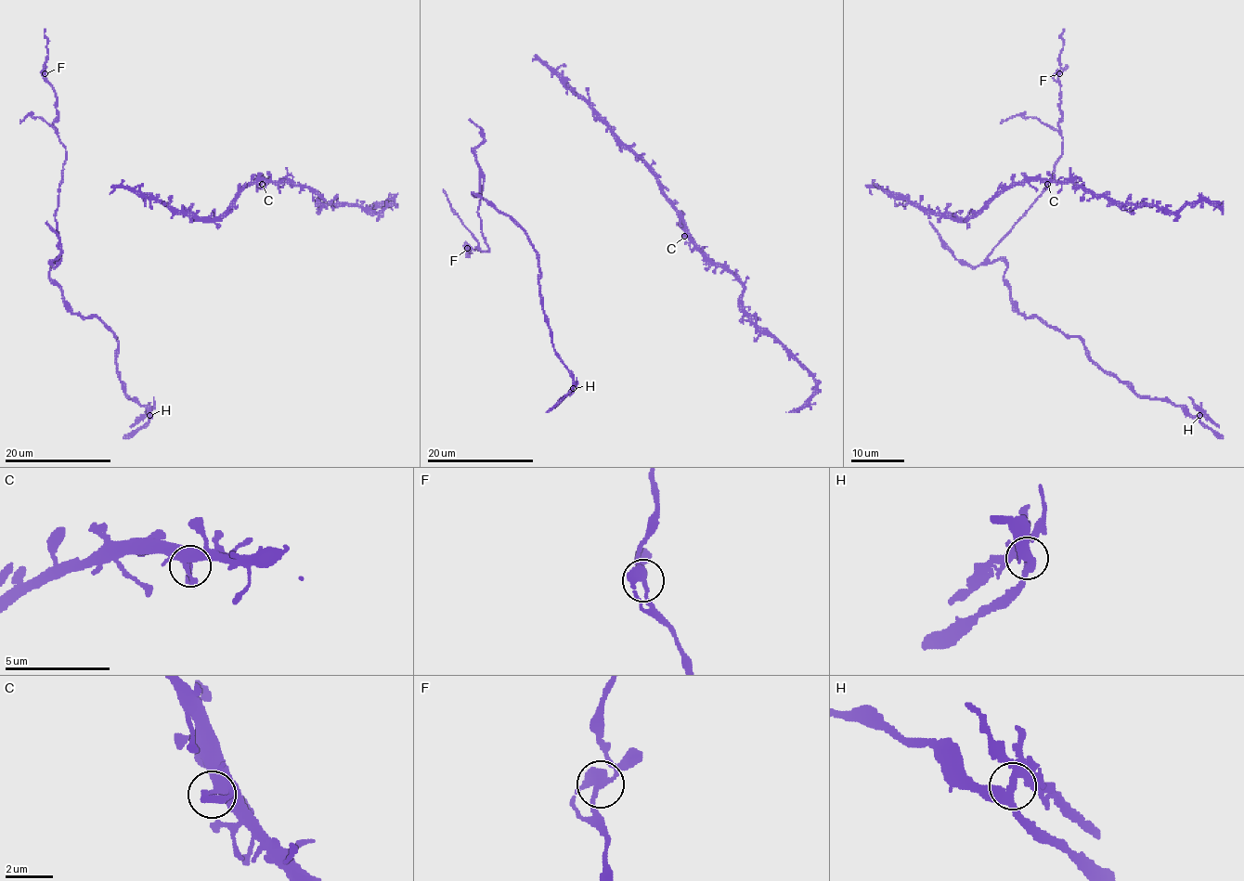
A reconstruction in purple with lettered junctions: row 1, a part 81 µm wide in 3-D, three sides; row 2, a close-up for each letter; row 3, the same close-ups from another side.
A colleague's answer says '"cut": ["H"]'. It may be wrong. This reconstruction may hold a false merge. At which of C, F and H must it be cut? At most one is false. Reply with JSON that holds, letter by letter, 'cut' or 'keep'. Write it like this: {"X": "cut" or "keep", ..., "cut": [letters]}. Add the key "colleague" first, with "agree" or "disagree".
{"colleague": "agree", "C": "keep", "F": "keep", "H": "cut", "cut": ["H"]}

